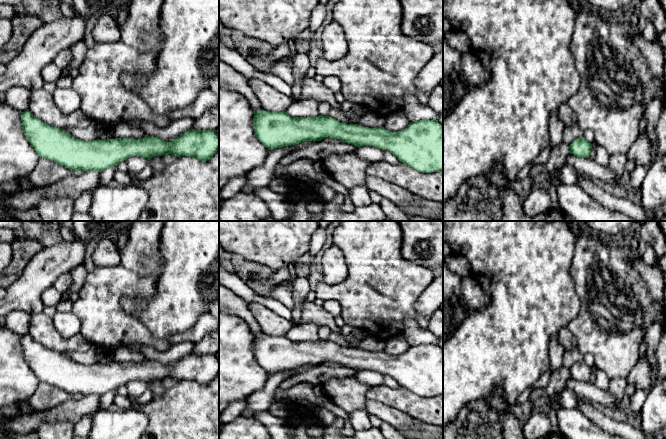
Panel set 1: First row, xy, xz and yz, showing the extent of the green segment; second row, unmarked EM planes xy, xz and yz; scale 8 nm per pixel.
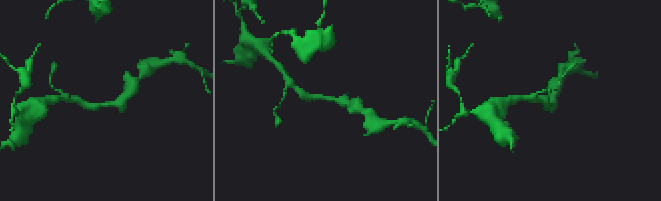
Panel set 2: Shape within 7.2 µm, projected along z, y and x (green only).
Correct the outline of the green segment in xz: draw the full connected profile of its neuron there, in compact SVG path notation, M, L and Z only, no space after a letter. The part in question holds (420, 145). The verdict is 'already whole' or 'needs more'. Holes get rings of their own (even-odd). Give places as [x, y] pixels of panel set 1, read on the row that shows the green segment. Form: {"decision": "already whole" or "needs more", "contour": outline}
{"decision": "already whole", "contour": "M255 111L253 129L257 139L269 150L296 145L304 141L321 141L326 137L339 139L356 147L373 146L393 153L398 160L423 173L443 171L443 126L438 120L410 122L402 131L391 132L385 128L369 128L358 124L340 122L330 116L292 117L286 112Z"}

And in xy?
{"decision": "already whole", "contour": "M29 110L21 112L20 117L24 135L39 157L73 171L102 172L132 156L149 160L154 156L172 154L204 162L211 159L219 149L216 130L198 131L191 128L170 142L149 135L142 139L84 141L42 122Z"}

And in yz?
{"decision": "already whole", "contour": "M584 137L575 139L570 145L570 153L579 158L589 158L592 144Z"}

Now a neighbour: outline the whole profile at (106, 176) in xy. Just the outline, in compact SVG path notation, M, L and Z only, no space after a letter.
M109 167L102 172L100 172L100 186L110 186L114 184L114 175L117 170L117 167Z

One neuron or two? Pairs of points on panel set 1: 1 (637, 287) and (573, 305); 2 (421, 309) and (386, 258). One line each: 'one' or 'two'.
1: two
2: two

